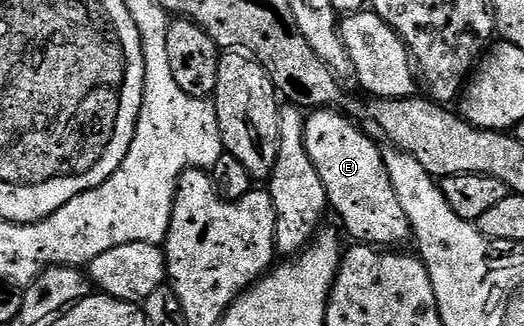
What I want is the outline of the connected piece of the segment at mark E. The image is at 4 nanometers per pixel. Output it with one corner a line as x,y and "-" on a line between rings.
314,110
306,116
306,149
316,166
316,174
320,174
320,182
324,182
326,203
336,215
342,219
346,227
345,235
351,236
351,241
377,246
383,250
402,246
405,240
411,239
408,214
404,214
400,201
396,198
396,190
392,190
392,178
388,178
388,170
384,166
382,148
374,145
349,115
341,116
338,110

